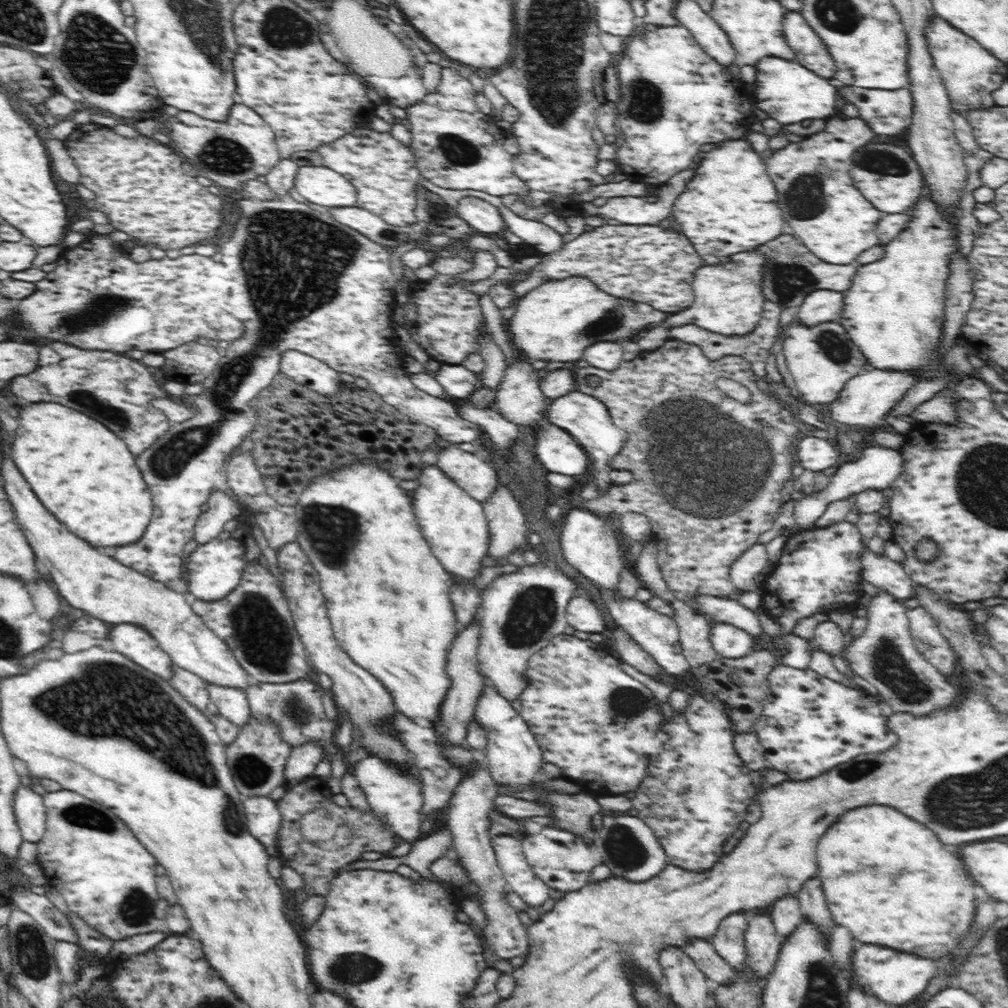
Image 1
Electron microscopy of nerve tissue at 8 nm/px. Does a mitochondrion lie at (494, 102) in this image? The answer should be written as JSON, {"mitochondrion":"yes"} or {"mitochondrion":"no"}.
{"mitochondrion":"no"}

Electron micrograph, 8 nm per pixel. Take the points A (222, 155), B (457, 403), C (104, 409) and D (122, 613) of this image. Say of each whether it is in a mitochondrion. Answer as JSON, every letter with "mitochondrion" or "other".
{"A":"mitochondrion","B":"other","C":"mitochondrion","D":"other"}

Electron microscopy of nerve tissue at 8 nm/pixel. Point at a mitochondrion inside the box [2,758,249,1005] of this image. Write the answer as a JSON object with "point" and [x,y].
{"point":[32,956]}

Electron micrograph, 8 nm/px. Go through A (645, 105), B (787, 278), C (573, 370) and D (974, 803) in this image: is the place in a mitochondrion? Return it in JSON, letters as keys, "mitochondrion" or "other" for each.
{"A":"mitochondrion","B":"mitochondrion","C":"other","D":"mitochondrion"}

